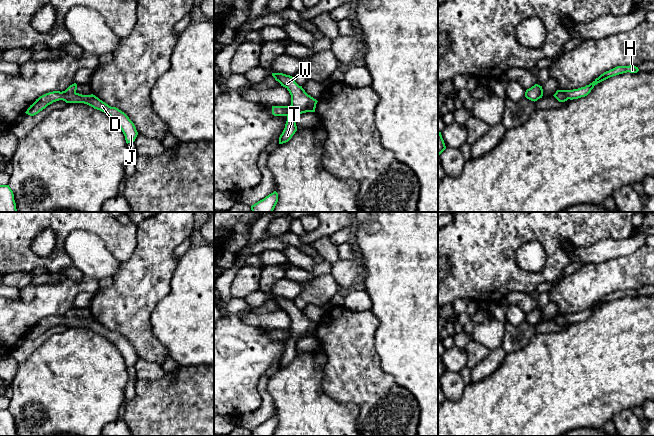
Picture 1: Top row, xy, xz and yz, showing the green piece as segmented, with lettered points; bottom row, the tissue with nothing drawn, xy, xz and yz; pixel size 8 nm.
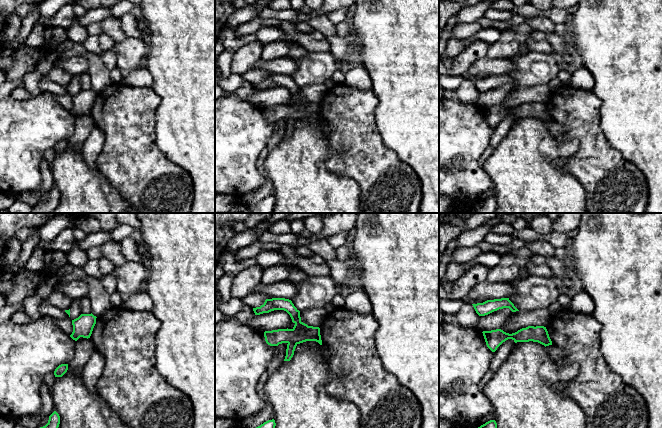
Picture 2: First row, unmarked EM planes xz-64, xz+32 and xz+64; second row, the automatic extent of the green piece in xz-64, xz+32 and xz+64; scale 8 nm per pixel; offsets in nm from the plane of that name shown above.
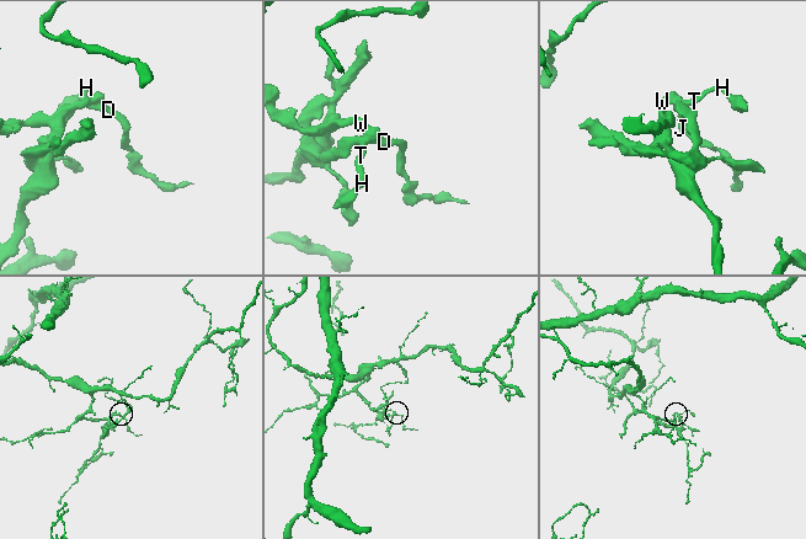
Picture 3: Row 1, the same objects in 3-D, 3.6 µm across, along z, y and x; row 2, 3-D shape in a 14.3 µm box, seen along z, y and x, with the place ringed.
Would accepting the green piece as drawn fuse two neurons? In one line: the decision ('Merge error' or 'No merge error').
No merge error

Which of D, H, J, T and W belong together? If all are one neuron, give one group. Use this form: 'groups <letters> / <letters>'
groups D H J T W

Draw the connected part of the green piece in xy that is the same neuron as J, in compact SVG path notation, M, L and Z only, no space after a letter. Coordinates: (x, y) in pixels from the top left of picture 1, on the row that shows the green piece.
M74 83L70 85L65 91L53 91L46 93L36 99L36 101L30 105L25 113L30 116L34 116L45 109L48 105L59 100L63 100L66 103L84 103L93 107L94 109L106 113L111 118L113 118L122 130L127 144L135 141L138 132L134 123L124 112L116 107L109 106L93 94L82 95L77 93L76 90L77 84Z

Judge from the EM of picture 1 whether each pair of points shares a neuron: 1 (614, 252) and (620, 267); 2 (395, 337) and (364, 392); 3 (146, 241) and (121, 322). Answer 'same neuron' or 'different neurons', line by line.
1: different neurons
2: different neurons
3: same neuron

